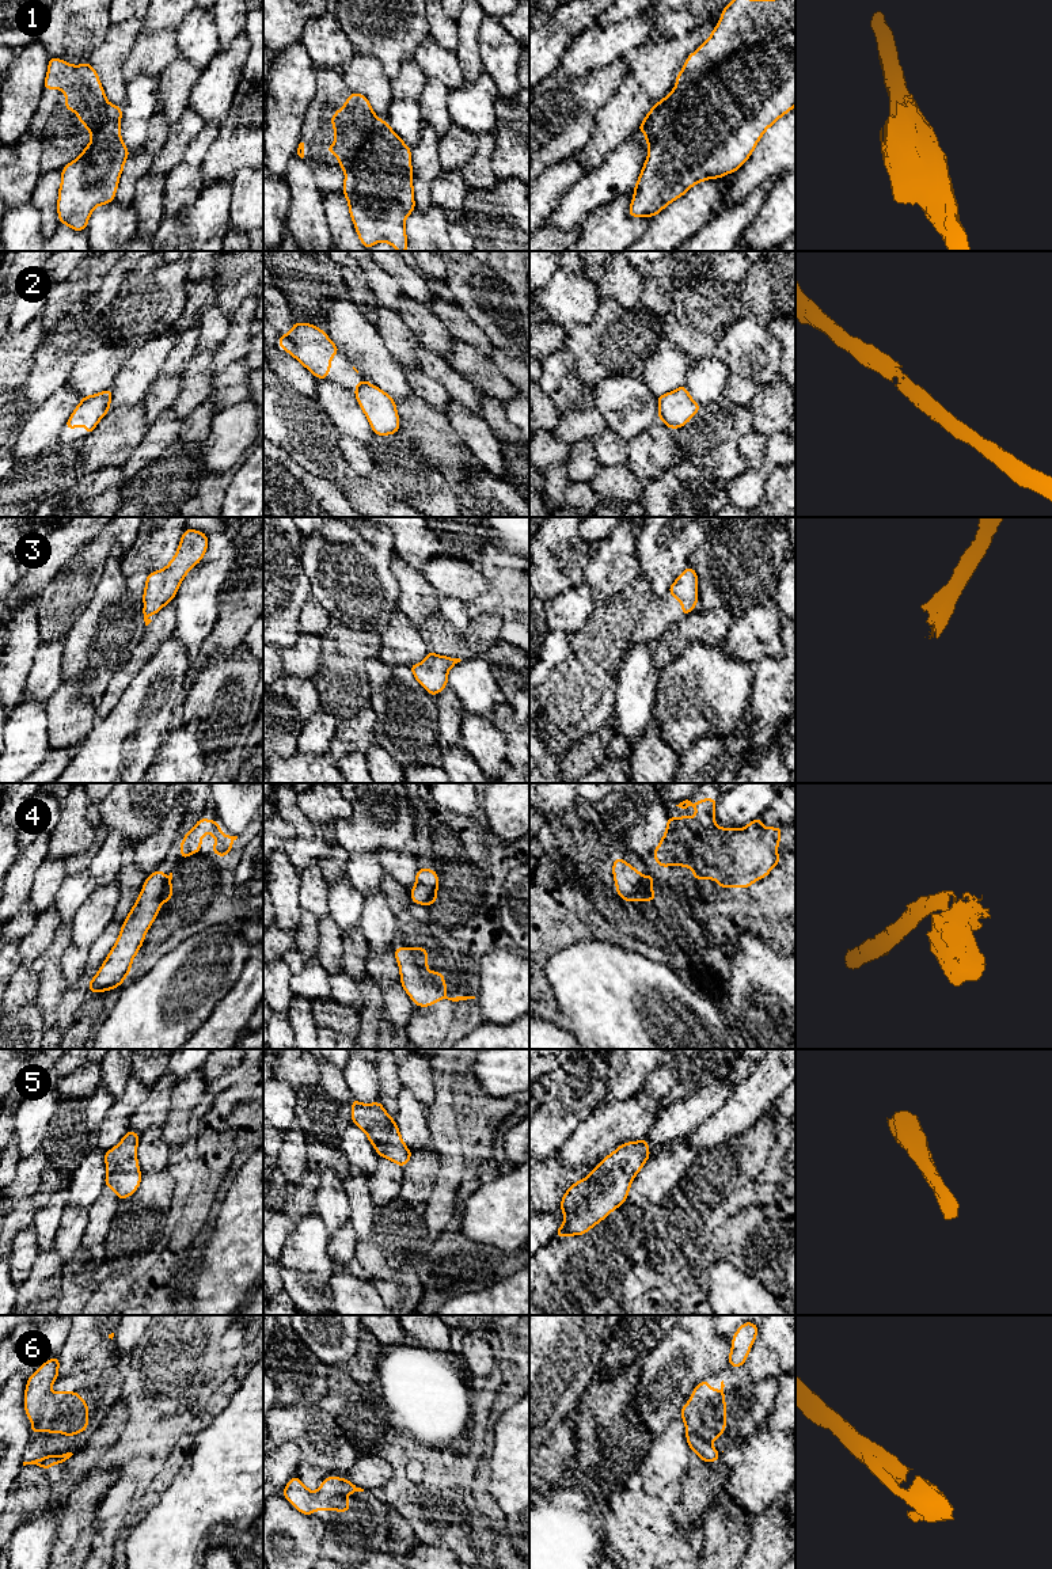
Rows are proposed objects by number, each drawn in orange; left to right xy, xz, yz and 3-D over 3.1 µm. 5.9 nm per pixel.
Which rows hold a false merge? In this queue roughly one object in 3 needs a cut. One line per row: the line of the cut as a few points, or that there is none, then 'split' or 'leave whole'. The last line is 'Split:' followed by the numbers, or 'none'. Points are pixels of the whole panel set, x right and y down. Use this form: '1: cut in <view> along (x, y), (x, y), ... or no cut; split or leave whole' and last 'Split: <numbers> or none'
1: cut in yz along (794, 34), (743, 40), (729, 49), (669, 106), (649, 148); split
2: cut in xy along (94, 395), (82, 402); split
3: no cut; leave whole
4: cut in xy along (166, 878), (162, 886), (160, 901); split
5: no cut; leave whole
6: no cut; leave whole
Split: 1, 2, 4

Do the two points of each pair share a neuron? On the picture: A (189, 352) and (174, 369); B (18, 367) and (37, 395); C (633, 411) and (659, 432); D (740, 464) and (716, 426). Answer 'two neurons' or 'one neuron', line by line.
A: one neuron
B: two neurons
C: two neurons
D: one neuron

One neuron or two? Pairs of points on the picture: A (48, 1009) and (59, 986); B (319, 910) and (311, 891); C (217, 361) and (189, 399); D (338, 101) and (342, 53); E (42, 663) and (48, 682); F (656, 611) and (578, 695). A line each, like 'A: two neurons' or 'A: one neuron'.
A: one neuron
B: one neuron
C: two neurons
D: two neurons
E: one neuron
F: one neuron

